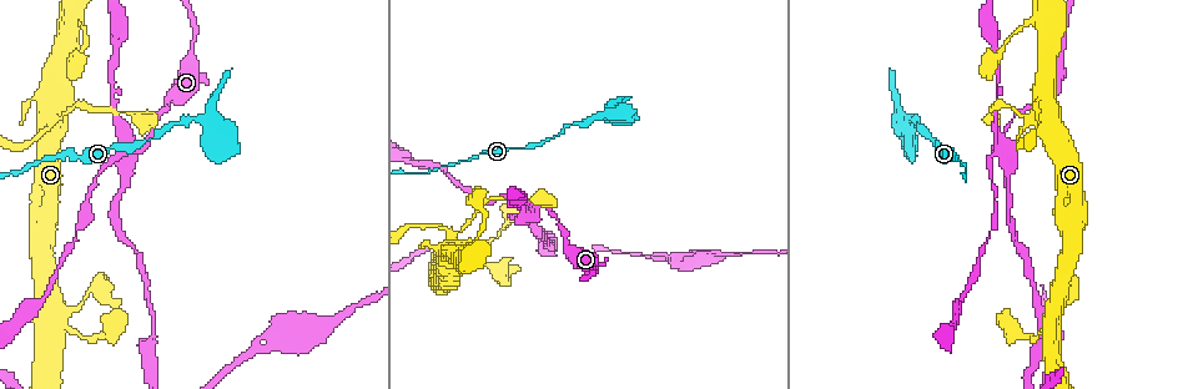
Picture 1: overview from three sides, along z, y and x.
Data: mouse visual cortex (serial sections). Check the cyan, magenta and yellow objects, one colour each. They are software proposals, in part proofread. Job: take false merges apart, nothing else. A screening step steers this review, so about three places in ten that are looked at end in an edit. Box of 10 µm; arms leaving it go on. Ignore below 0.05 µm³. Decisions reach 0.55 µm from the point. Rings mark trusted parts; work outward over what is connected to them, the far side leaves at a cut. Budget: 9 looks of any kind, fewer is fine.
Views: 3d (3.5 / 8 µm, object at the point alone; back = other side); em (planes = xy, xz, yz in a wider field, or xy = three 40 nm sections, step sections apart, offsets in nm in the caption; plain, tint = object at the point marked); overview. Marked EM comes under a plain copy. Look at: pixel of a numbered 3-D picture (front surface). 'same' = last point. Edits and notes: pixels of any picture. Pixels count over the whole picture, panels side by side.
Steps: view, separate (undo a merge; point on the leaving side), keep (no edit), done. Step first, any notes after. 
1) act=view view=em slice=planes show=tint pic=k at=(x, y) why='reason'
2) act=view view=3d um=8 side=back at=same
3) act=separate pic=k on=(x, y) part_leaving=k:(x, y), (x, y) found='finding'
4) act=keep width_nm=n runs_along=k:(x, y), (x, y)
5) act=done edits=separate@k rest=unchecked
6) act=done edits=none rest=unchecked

act=view view=3d um=3.5 pic=1 at=(931, 139)

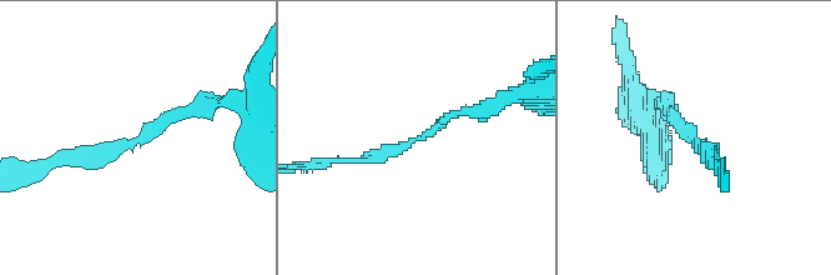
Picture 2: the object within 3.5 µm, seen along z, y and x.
act=keep runs_along=2:(72, 166), (206, 105) found='continuous, no second cell'

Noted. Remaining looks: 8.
act=view view=3d um=3.5 pic=1 at=(531, 205) why='four or more arms meet'

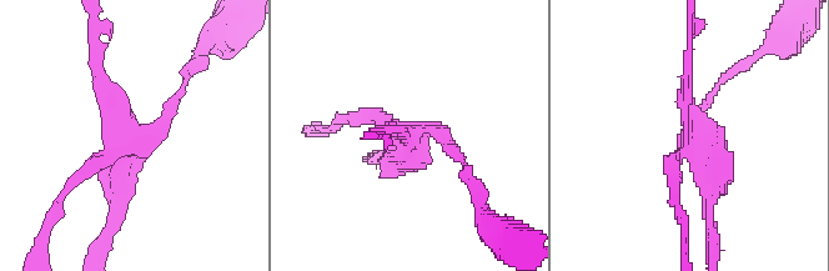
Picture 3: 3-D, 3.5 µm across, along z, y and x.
act=separate pic=3 on=(119, 210) arms=4 arm_widths_nm=150,150,200,250 part_leaving=3:(707, 149), (713, 157), (713, 252) found='two cells meet here'

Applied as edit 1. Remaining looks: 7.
act=view view=3d um=3.5 side=back pic=1 at=(64, 313) why='four-way junction'

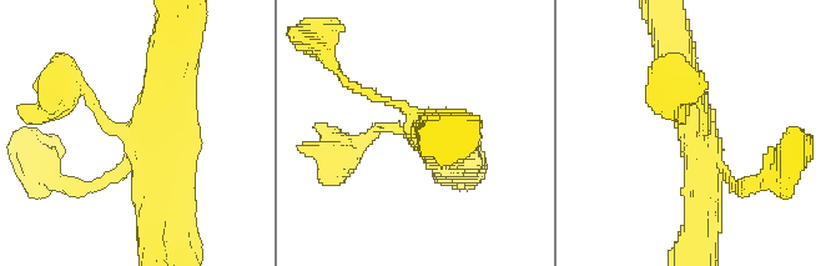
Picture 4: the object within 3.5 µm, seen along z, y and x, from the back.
act=view view=em slice=xy step=1 show=tint pic=4 at=(135, 129)

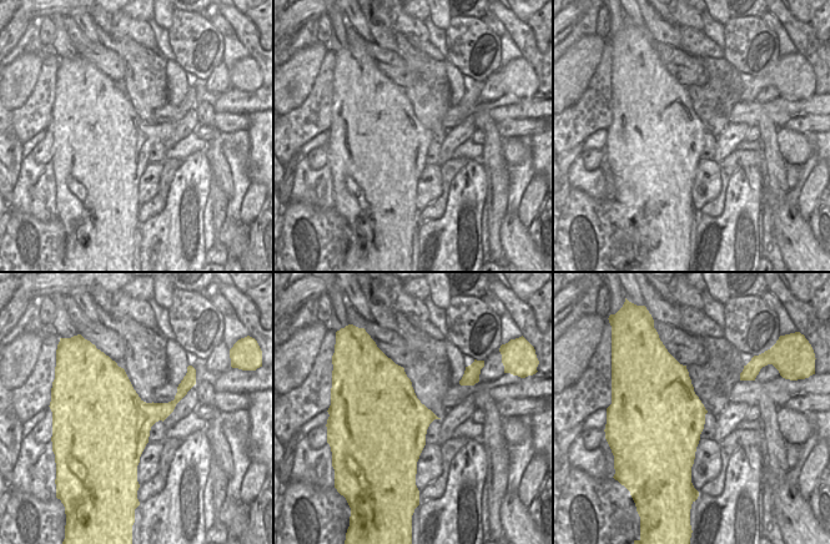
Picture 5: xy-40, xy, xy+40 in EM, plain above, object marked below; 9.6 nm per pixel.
act=keep runs_along=4:(681, 78), (704, 157), (700, 235) found='continuous, no second cell'

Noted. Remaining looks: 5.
act=view view=3d um=3.5 pic=1 at=(1033, 119) why='sharp bend'

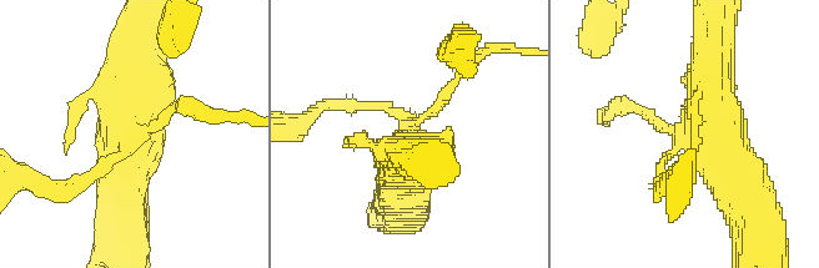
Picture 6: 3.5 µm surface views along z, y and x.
act=view view=em slice=xy step=5 show=tint pic=6 at=(130, 134)

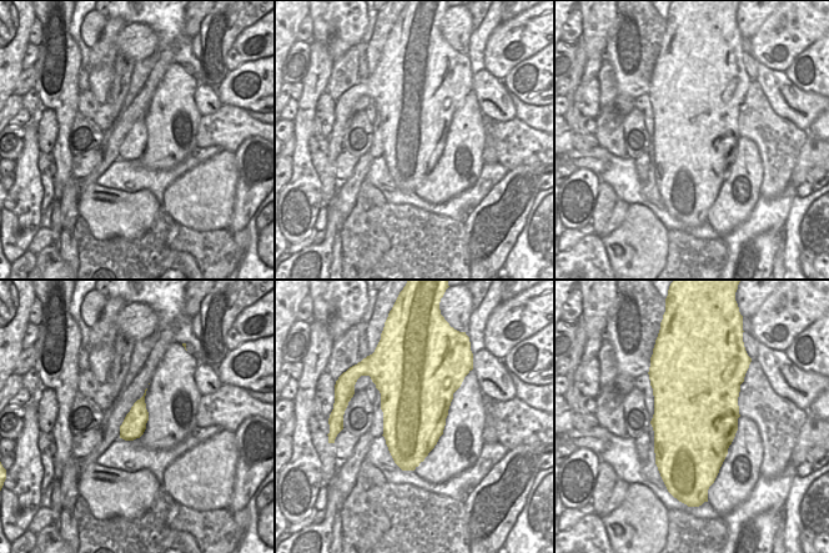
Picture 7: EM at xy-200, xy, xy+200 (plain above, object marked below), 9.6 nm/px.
act=view view=em slice=xy step=3 show=tint at=same

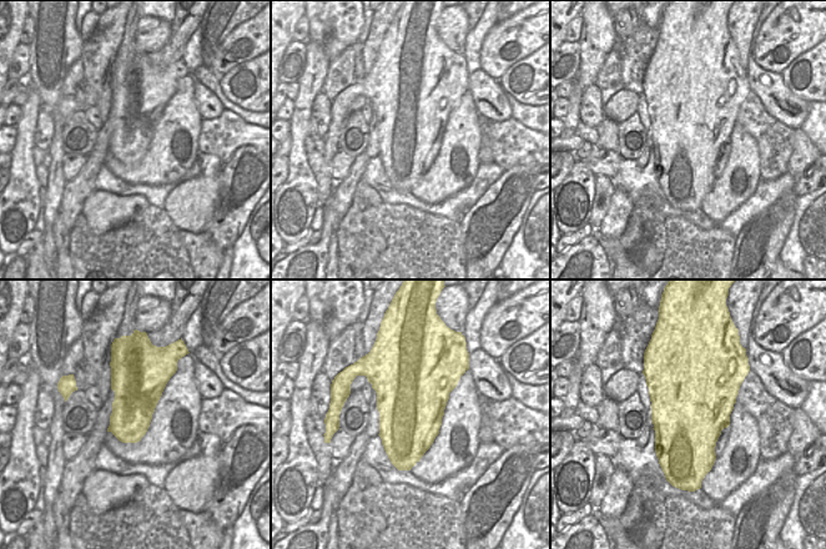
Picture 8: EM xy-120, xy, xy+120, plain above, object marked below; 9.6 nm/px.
act=keep width_nm=700 runs_along=6:(747, 193), (714, 132), (714, 36) found='all the same cell'

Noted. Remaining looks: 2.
act=done edits=separate@3 rest=unchecked

